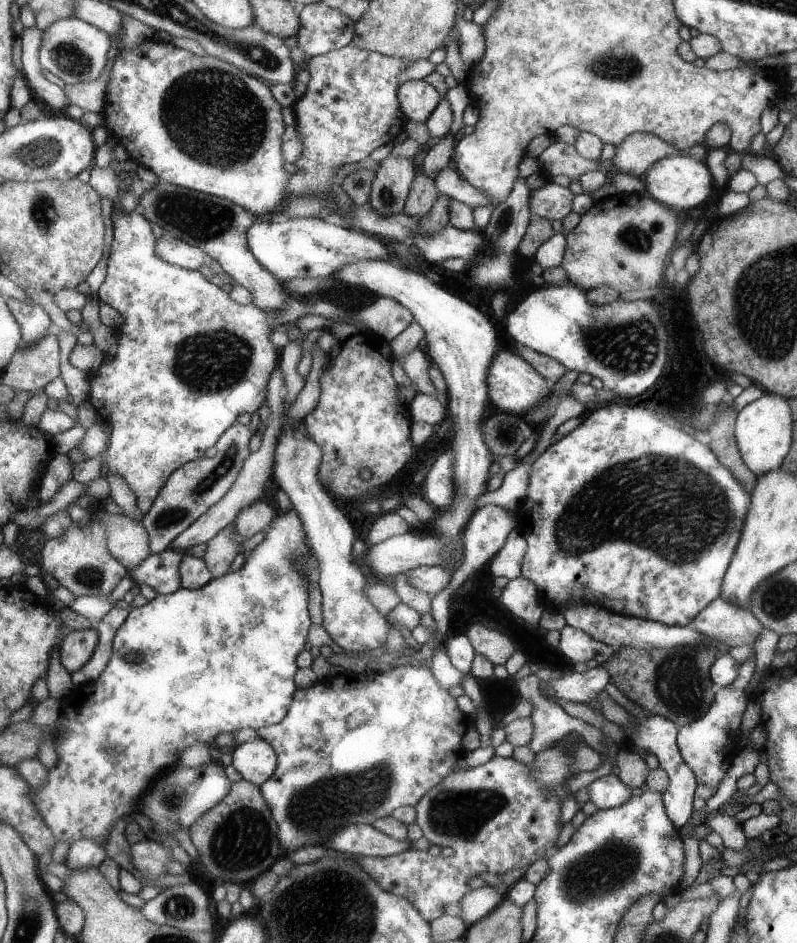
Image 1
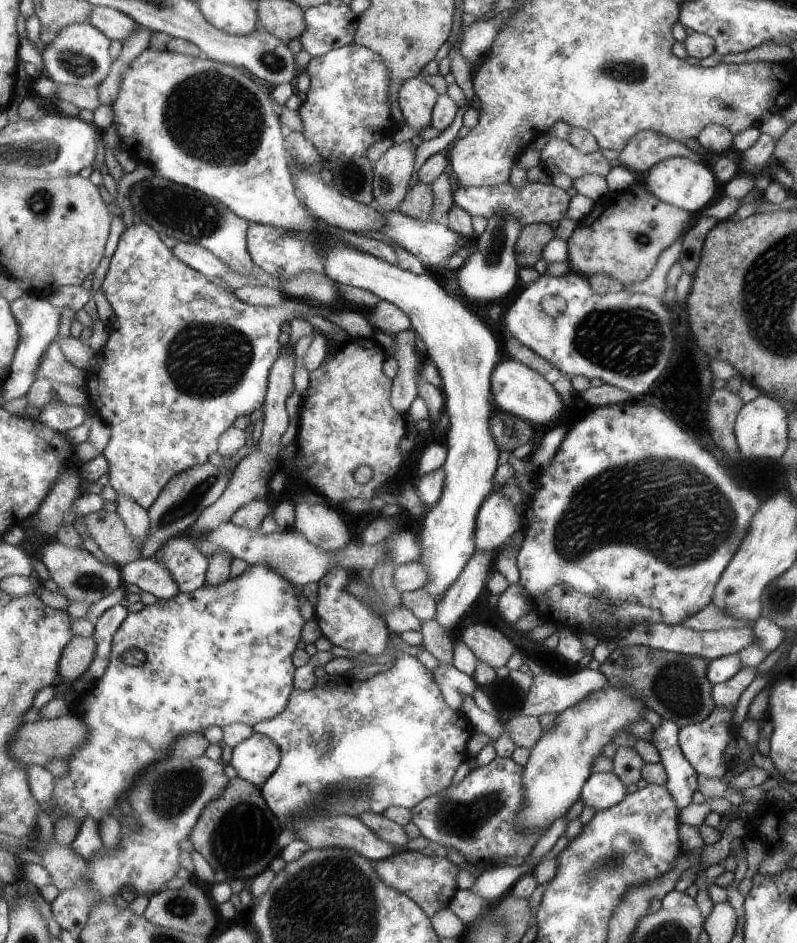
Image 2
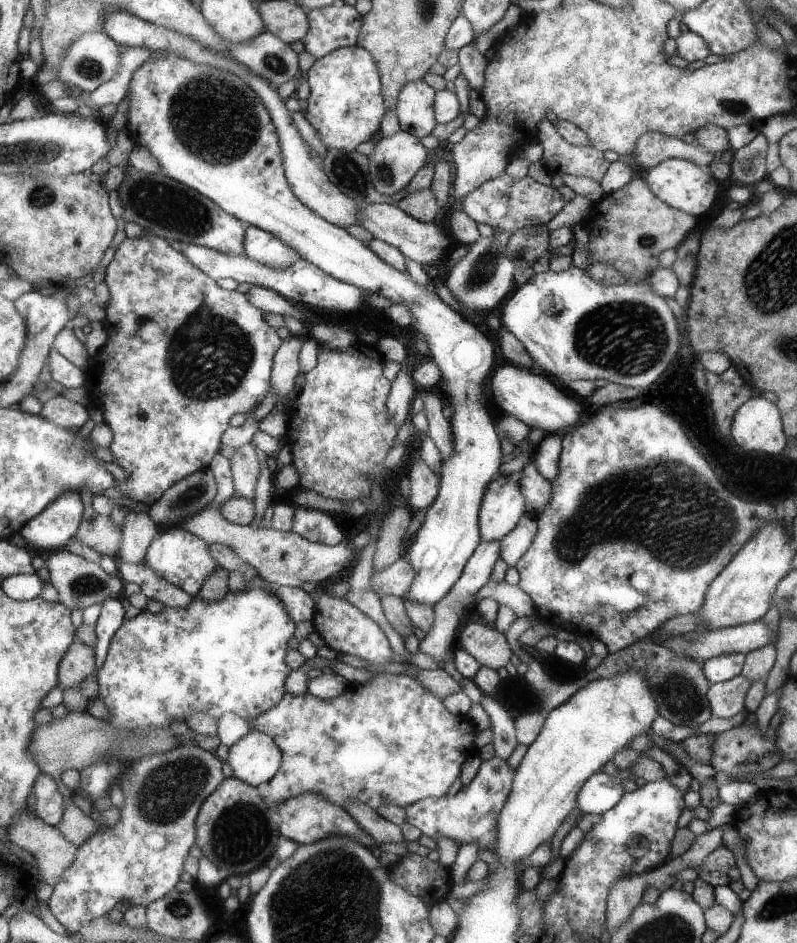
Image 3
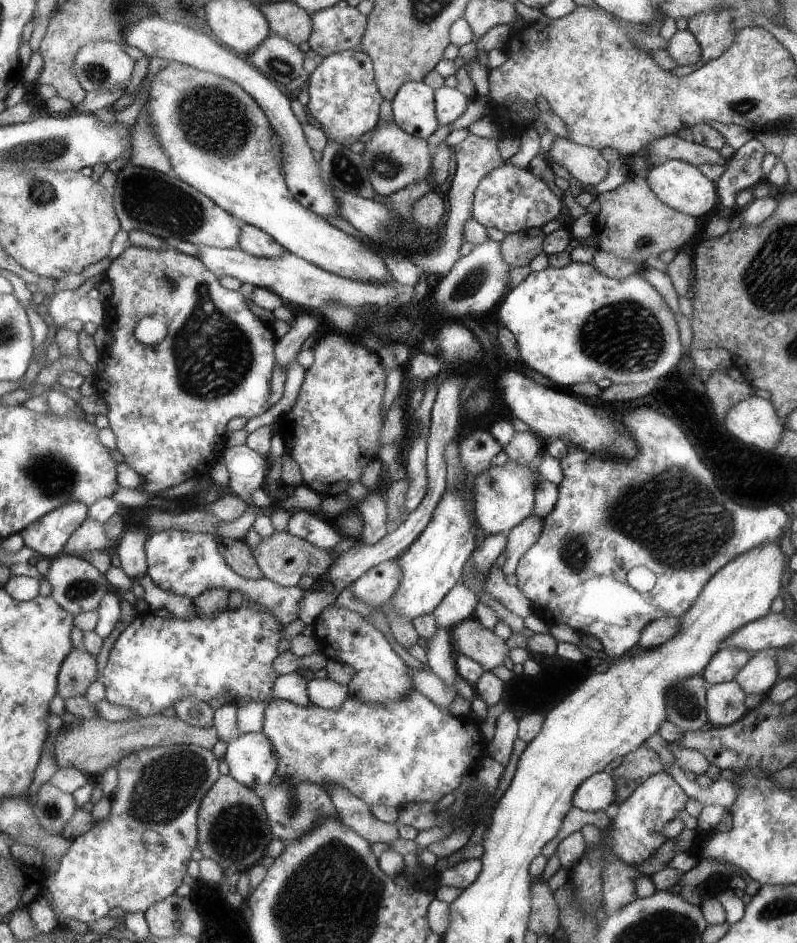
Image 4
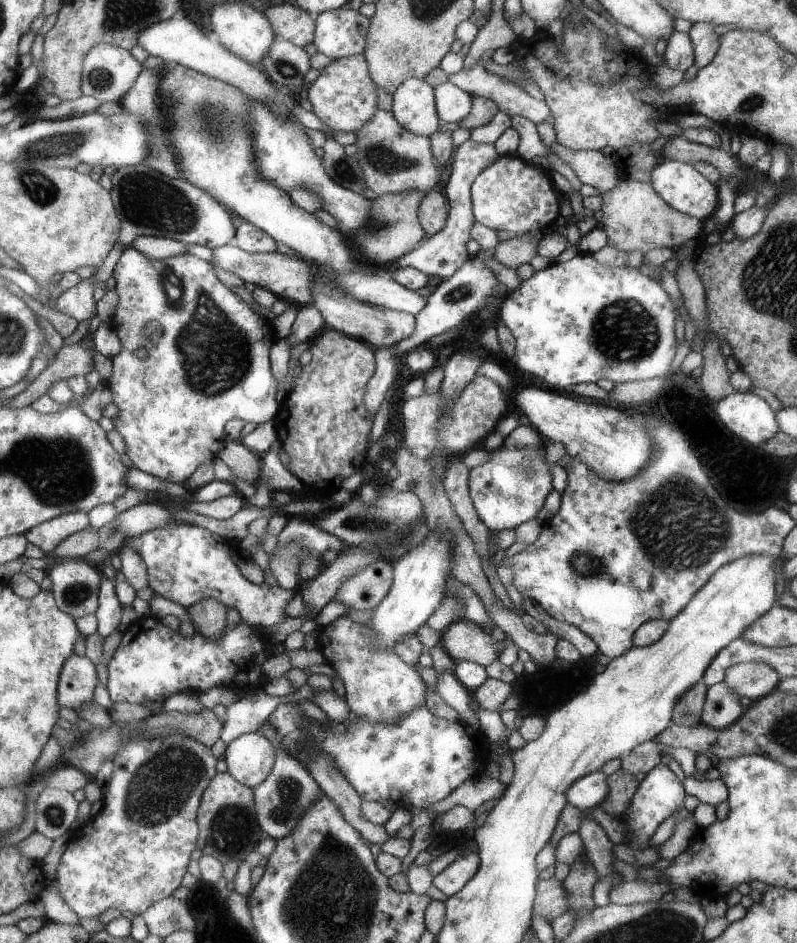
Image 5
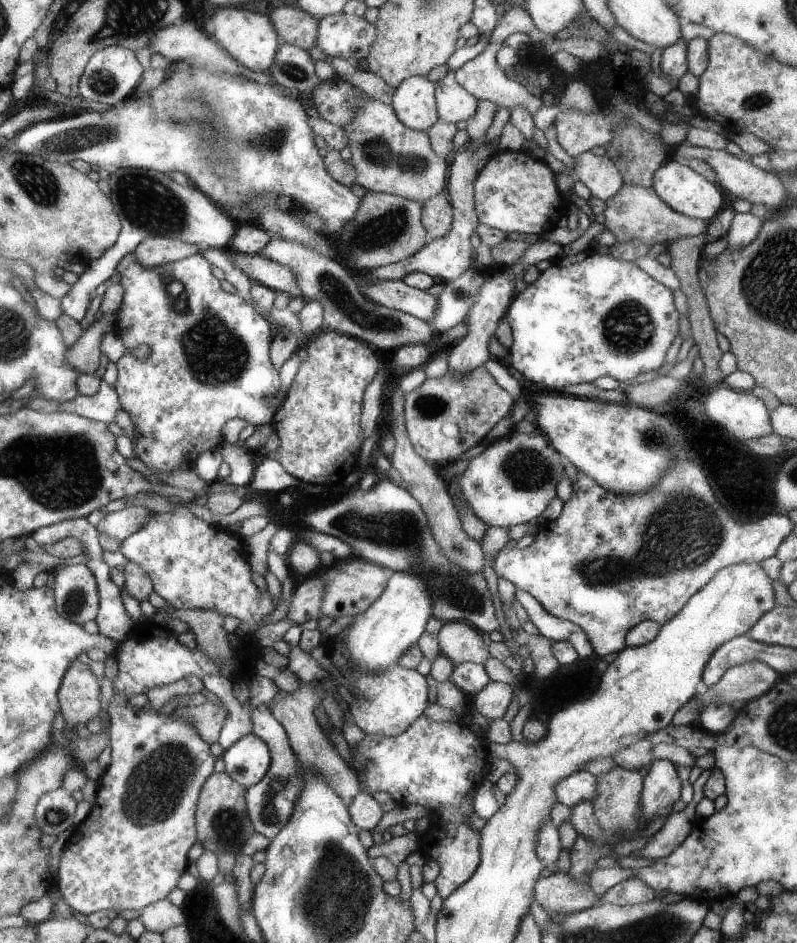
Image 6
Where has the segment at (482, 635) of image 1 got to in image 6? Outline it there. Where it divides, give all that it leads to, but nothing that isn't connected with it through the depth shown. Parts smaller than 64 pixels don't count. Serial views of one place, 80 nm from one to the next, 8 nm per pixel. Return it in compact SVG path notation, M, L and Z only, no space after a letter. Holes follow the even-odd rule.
M461 621L444 622L436 635L440 654L450 660L453 666L465 661L483 664L490 656L477 630Z

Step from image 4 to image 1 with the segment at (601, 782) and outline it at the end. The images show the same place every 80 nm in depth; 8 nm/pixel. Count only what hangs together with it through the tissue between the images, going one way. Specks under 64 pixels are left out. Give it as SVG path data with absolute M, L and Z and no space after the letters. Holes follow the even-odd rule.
M603 775L587 785L588 799L598 809L608 809L623 804L631 795L631 789L618 776Z

